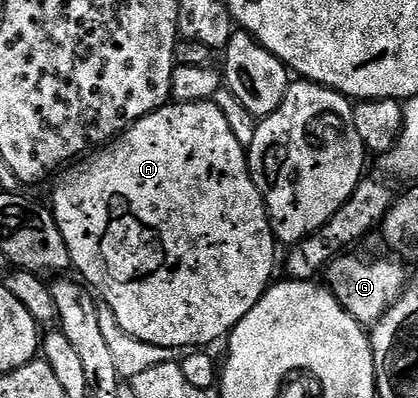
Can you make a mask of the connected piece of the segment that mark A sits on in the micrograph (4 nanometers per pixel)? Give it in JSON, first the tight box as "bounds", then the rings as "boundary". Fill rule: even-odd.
{"bounds":[51,100,279,350],"boundary":[[[196,100],[186,104],[170,102],[164,108],[156,108],[151,114],[139,118],[100,150],[66,167],[60,176],[61,181],[53,188],[51,207],[55,222],[63,234],[63,242],[67,242],[72,267],[77,267],[81,271],[80,279],[87,282],[88,287],[104,304],[111,306],[115,318],[119,318],[119,326],[123,326],[127,334],[151,346],[189,347],[197,350],[202,346],[209,346],[205,344],[215,343],[220,336],[221,339],[228,337],[233,327],[253,309],[255,302],[259,302],[261,295],[269,289],[274,279],[273,263],[277,260],[279,244],[273,235],[273,227],[269,225],[269,215],[263,198],[255,186],[253,175],[249,172],[246,145],[241,144],[239,138],[235,138],[235,130],[231,130],[227,118],[223,118],[223,110],[219,110],[217,104],[208,100]]]}

